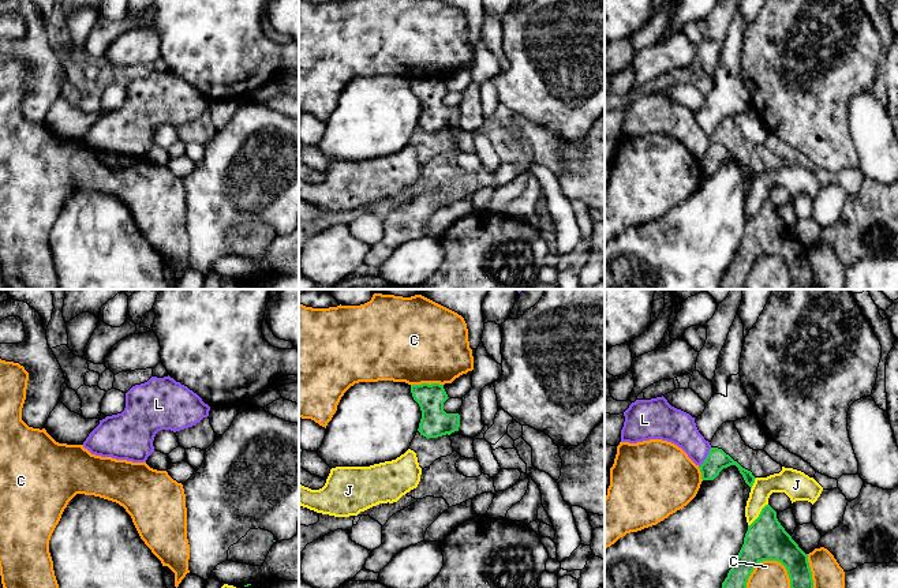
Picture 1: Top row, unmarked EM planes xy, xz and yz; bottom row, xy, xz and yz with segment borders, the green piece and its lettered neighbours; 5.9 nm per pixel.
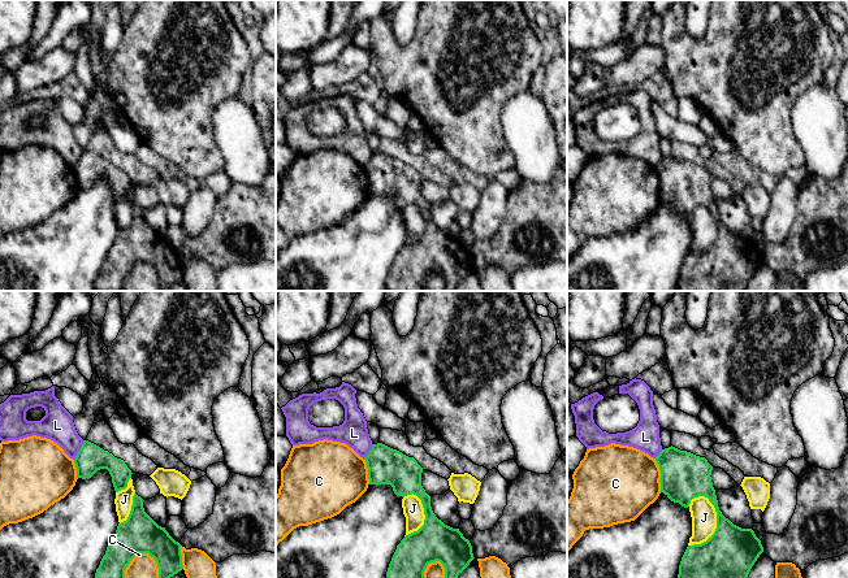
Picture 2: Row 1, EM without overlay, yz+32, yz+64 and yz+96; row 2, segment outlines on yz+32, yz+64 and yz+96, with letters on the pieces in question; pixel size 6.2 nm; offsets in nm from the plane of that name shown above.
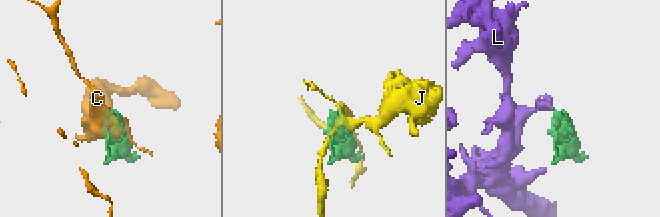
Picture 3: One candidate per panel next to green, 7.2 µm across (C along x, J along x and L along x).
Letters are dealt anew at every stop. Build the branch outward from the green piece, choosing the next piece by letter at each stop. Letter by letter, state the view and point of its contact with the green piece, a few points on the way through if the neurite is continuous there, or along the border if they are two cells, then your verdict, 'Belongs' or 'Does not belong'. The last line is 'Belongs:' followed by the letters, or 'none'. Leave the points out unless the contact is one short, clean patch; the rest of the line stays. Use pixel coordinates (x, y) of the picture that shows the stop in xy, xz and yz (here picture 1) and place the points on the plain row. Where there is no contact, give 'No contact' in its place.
C: Touches green at yz (756, 258). Does not belong
J: Touches green at yz (759, 209). Does not belong
L: Touches green at yz (707, 152). Boundary: yz (711, 142), (699, 161). Does not belong
Belongs: none

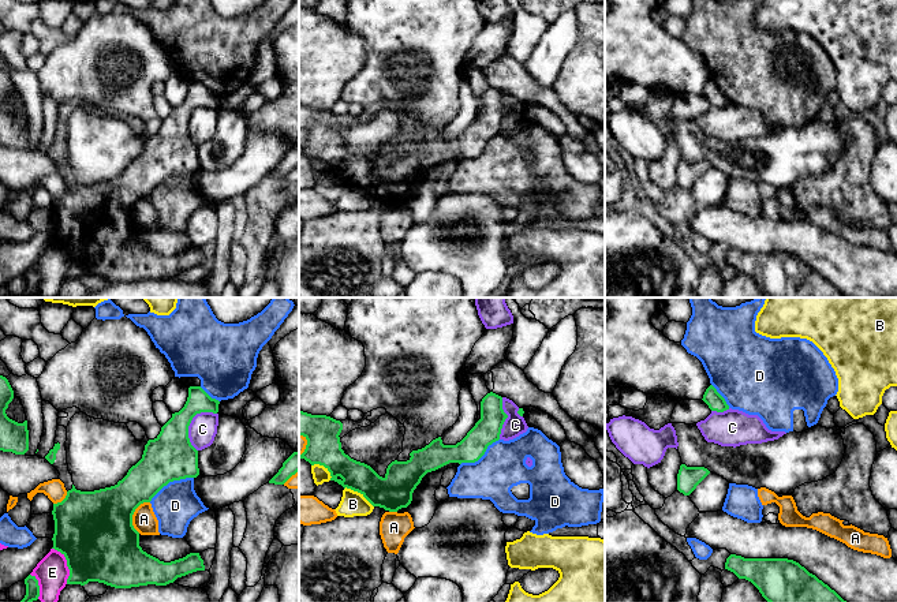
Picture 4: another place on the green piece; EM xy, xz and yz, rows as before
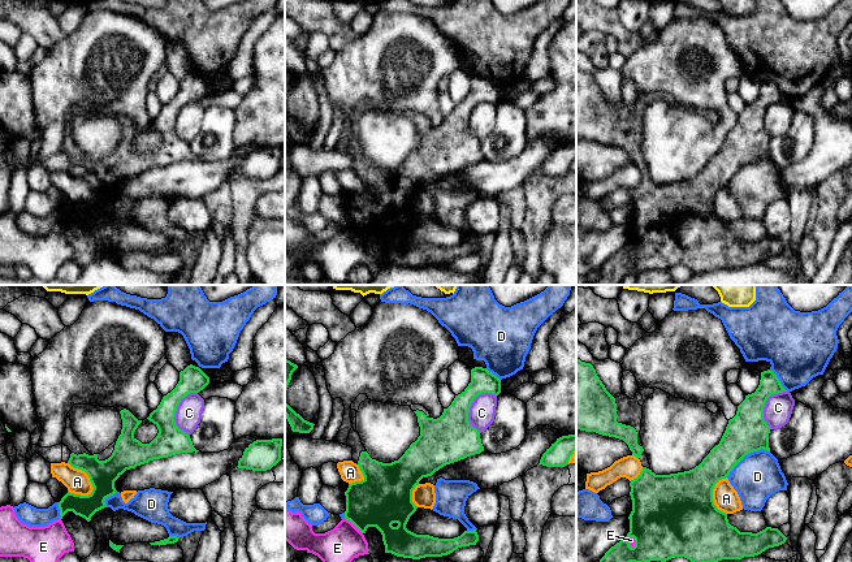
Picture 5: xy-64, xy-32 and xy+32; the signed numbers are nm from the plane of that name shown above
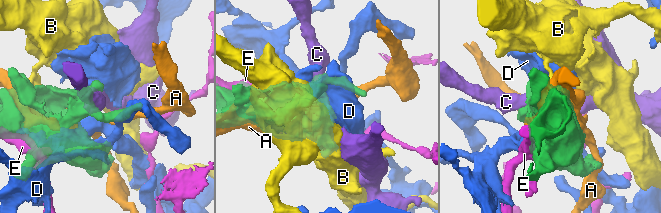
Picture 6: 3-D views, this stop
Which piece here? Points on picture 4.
A: Touches green at xy (133, 208). Does not belong
B: Touches green at xz (359, 186). Does not belong
C: Touches green at xy (190, 116). Does not belong
D: Touches green at xy (171, 175). Does not belong
E: Touches green at xy (67, 258). Does not belong
Belongs: none

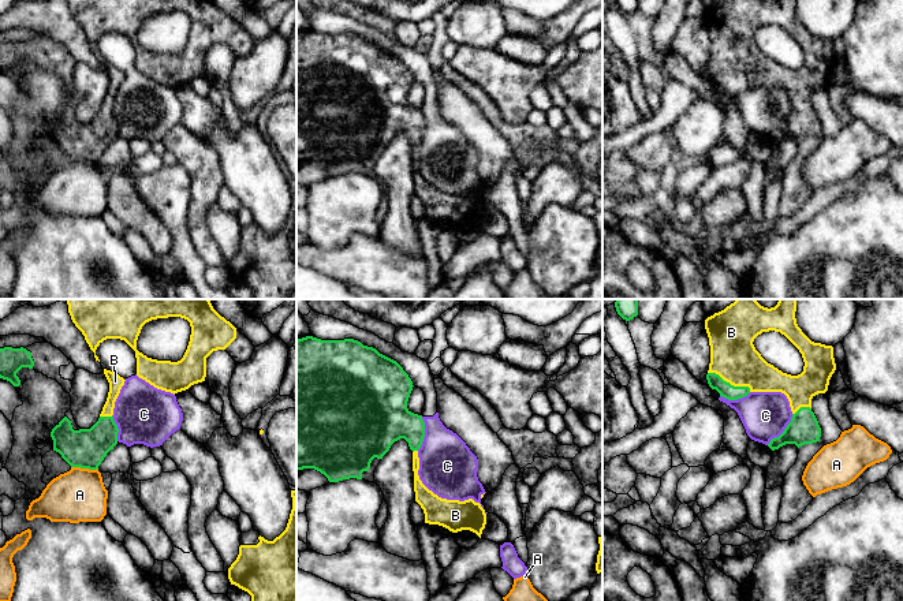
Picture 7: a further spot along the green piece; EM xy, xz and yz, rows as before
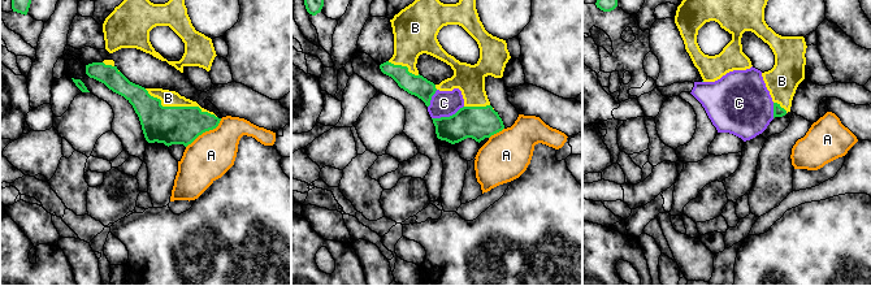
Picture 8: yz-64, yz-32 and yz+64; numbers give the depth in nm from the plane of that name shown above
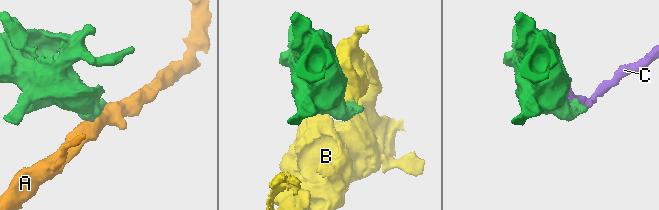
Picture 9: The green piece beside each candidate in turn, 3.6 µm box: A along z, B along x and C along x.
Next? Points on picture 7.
A: Touches green at xy (85, 161). Boundary: xy (71, 160), (97, 163). Does not belong
B: Touches green at yz (728, 77). Belongs
C: Touches green at yz (784, 124). Does not belong
Belongs: B

